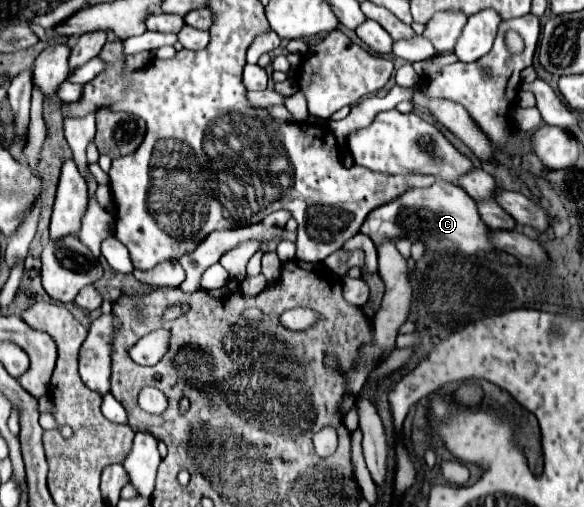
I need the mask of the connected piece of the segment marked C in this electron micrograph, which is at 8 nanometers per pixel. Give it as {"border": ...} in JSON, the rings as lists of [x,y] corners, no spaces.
{"border":[[[437,180],[429,188],[411,188],[393,202],[375,208],[365,218],[361,232],[367,234],[375,242],[375,246],[383,244],[385,240],[395,242],[399,238],[407,238],[413,244],[421,242],[423,246],[427,246],[427,250],[447,248],[459,250],[463,254],[495,252],[495,248],[491,248],[491,240],[487,240],[487,232],[491,230],[483,224],[475,208],[475,200],[467,196],[467,192],[457,184],[445,180]]]}

